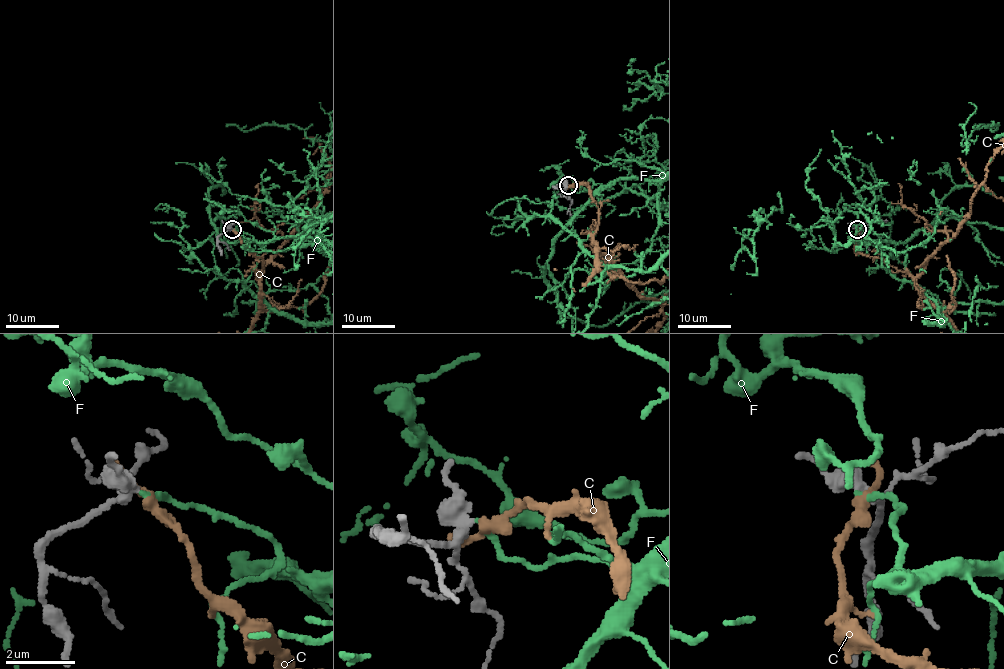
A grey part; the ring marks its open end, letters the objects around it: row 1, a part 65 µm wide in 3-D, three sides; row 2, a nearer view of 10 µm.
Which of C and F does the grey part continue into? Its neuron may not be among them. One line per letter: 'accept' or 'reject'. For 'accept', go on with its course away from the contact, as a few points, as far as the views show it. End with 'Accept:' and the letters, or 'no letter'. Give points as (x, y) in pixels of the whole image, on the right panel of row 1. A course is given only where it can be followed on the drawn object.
C: reject
F: accept
Accept: F

